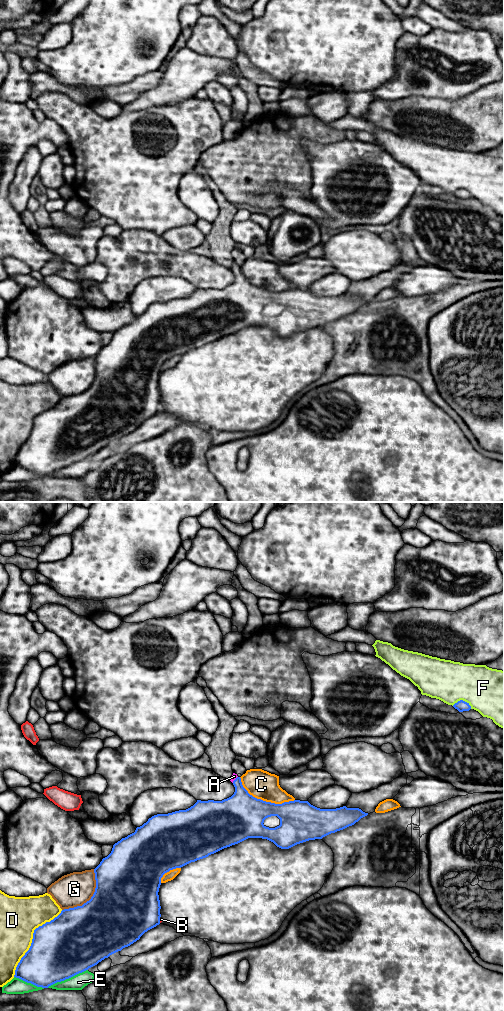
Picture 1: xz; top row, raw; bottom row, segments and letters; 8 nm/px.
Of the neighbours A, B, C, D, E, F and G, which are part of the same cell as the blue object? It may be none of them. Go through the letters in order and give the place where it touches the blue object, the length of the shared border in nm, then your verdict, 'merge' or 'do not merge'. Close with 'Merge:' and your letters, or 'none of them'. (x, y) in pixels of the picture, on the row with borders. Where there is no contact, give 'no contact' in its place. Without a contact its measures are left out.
A: meets blue in xz at (235, 779); contact 70 nm long; merge
B: meets blue in xz at (159, 920); contact 40 nm long; do not merge
C: meets blue in xz at (264, 801); contact 480 nm long; do not merge
D: meets blue in xz at (32, 939); contact 650 nm long; do not merge
E: meets blue in xz at (67, 978); contact 360 nm long; do not merge
F: meets blue in xz at (462, 700); contact 160 nm long; do not merge
G: meets blue in xz at (91, 898); contact 420 nm long; do not merge
Merge: A

